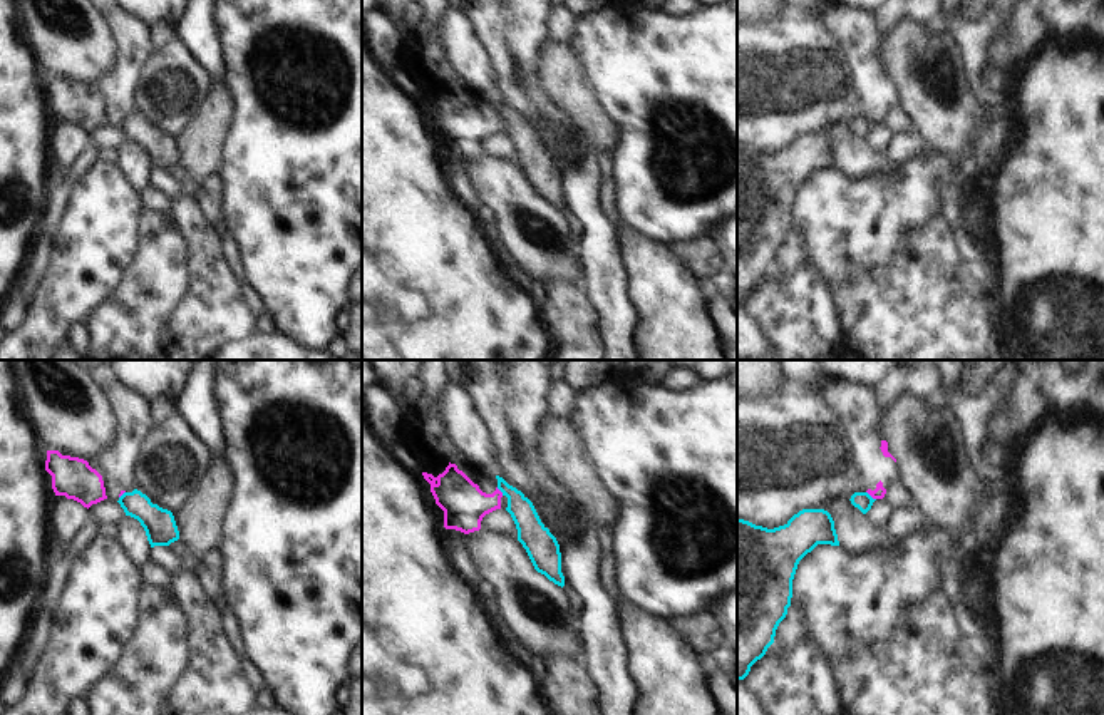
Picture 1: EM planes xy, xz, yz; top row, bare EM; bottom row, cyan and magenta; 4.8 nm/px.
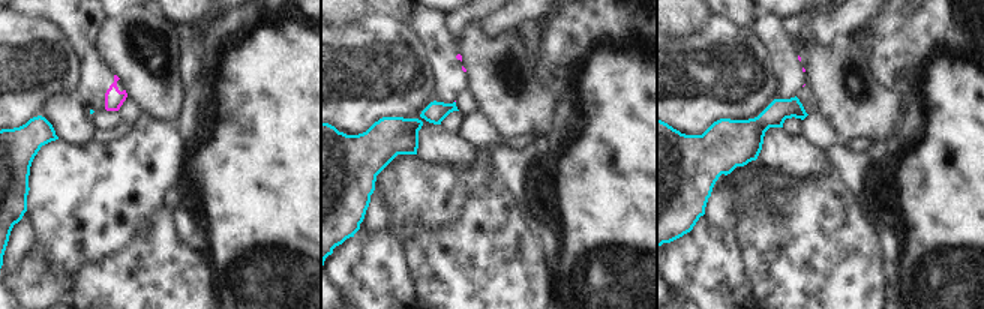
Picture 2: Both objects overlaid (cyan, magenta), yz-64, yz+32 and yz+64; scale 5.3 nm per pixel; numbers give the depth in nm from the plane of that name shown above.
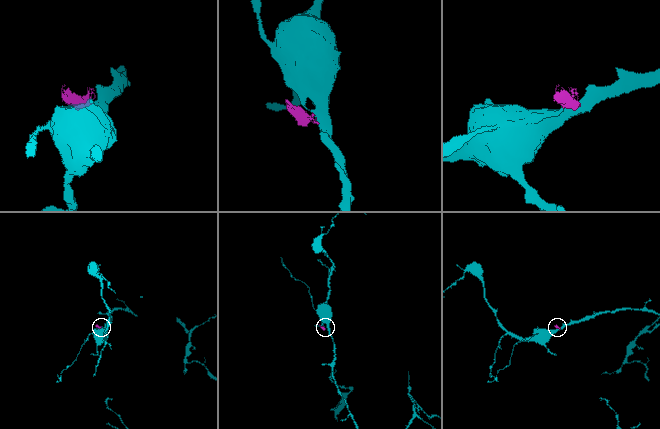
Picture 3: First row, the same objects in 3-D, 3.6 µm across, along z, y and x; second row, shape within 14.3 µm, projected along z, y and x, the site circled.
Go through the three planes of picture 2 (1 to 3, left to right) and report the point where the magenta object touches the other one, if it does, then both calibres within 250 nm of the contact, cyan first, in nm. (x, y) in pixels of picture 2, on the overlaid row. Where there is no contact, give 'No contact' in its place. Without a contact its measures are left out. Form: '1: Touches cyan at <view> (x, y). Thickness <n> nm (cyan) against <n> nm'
1: No contact
2: No contact
3: No contact.

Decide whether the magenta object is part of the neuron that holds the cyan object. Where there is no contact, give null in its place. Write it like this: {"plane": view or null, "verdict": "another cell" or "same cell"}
{"plane": "yz", "verdict": "another cell"}

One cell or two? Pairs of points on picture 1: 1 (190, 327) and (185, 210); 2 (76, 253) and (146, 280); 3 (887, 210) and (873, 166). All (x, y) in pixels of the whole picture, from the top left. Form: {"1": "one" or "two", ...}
{"1": "one", "2": "two", "3": "two"}

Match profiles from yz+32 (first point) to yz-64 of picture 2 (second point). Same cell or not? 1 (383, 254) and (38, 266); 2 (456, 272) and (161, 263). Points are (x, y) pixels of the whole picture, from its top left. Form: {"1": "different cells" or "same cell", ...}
{"1": "same cell", "2": "same cell"}

